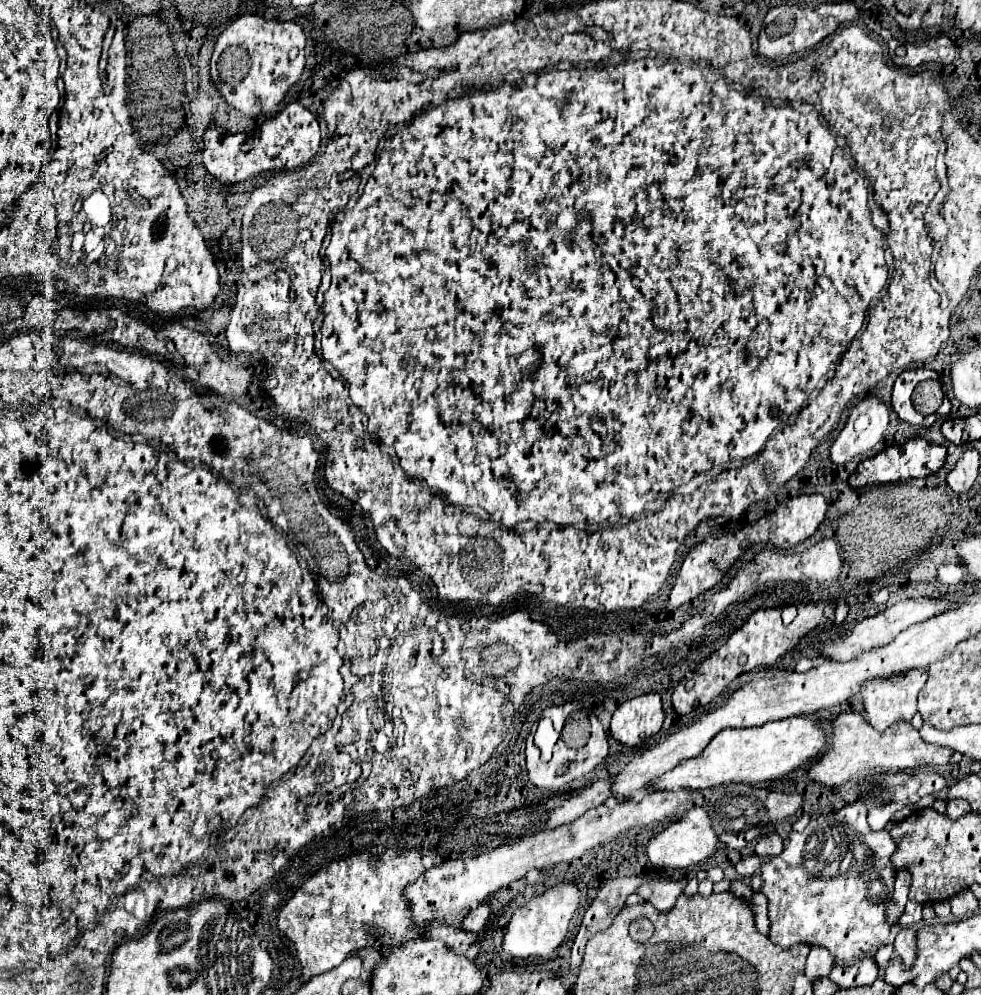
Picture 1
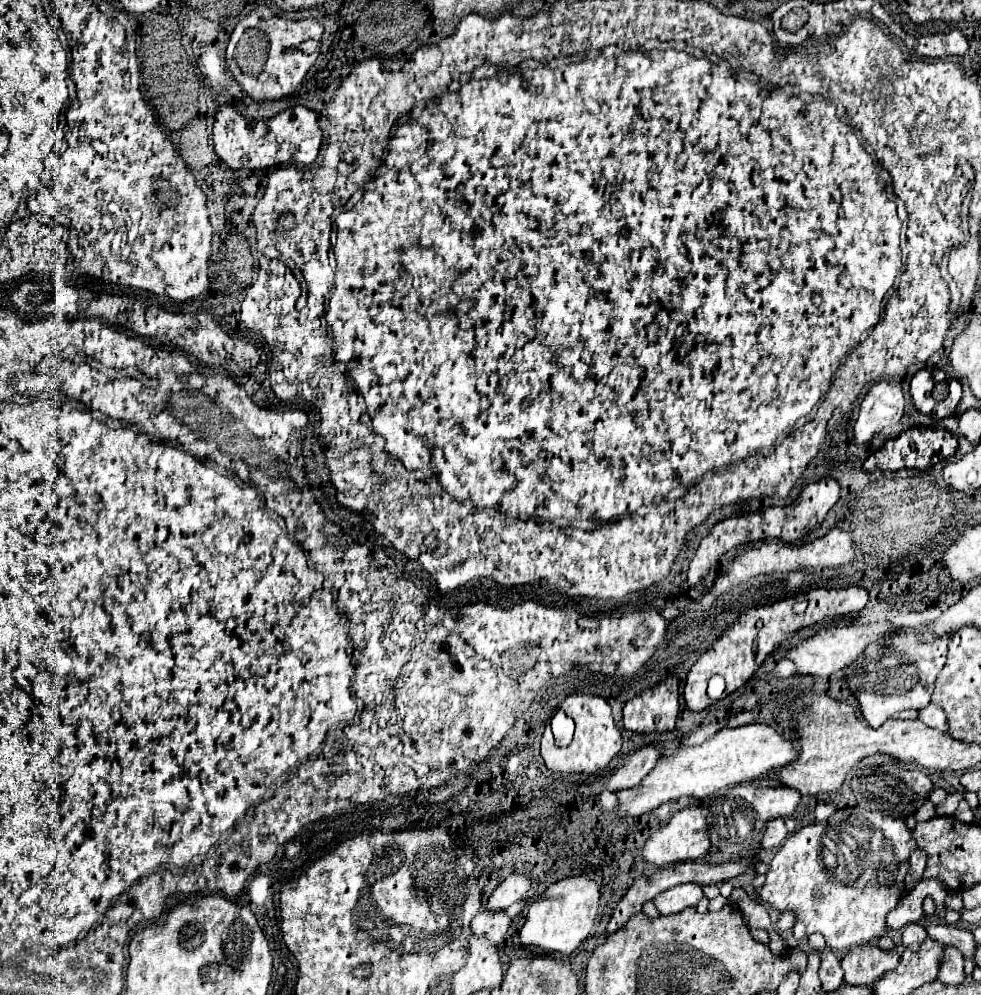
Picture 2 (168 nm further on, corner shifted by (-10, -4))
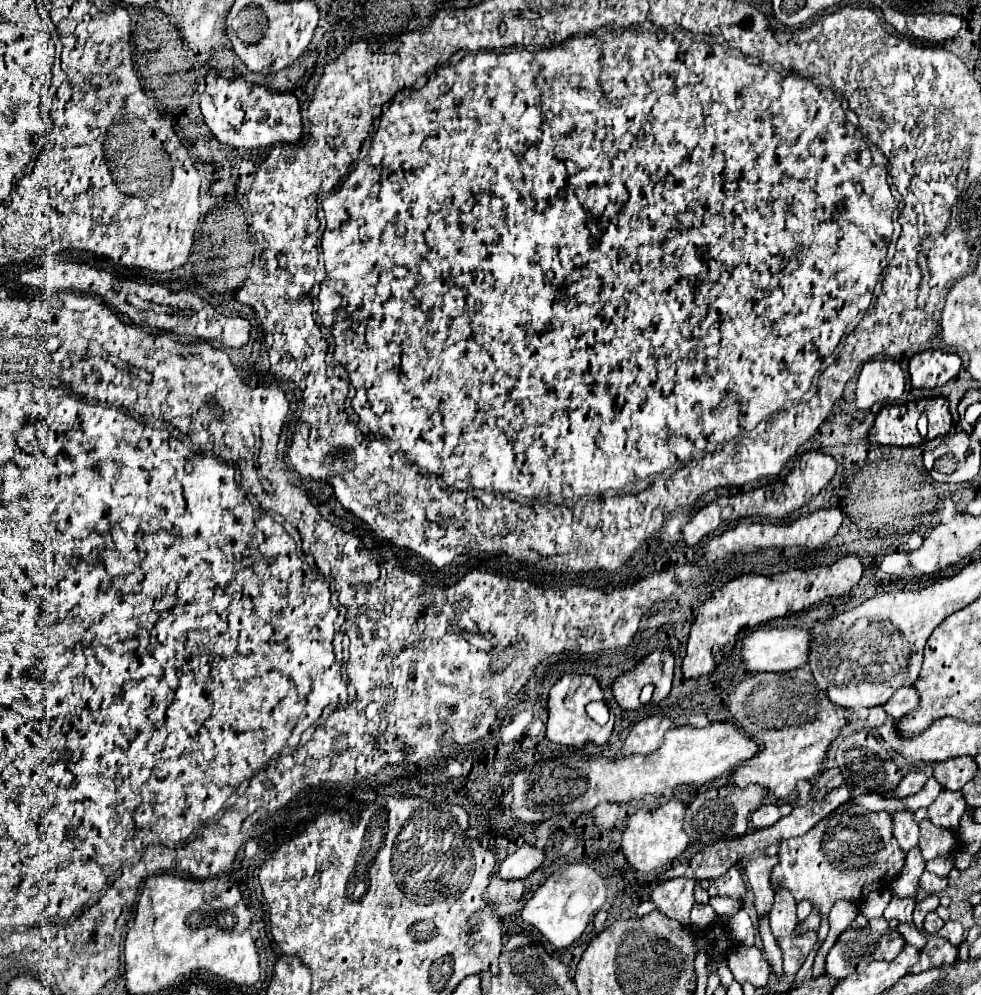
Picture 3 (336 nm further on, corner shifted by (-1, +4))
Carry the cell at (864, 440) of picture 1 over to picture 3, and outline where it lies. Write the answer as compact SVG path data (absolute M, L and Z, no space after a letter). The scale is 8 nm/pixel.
M892 359L864 363L856 387L856 405L864 409L874 403L894 403L904 393L904 379L900 365Z

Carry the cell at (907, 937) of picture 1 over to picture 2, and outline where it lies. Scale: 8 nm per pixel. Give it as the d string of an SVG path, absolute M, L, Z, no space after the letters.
M911 923L903 931L903 945L907 949L917 949L917 943L925 941L925 937L927 937L927 929L919 923Z

